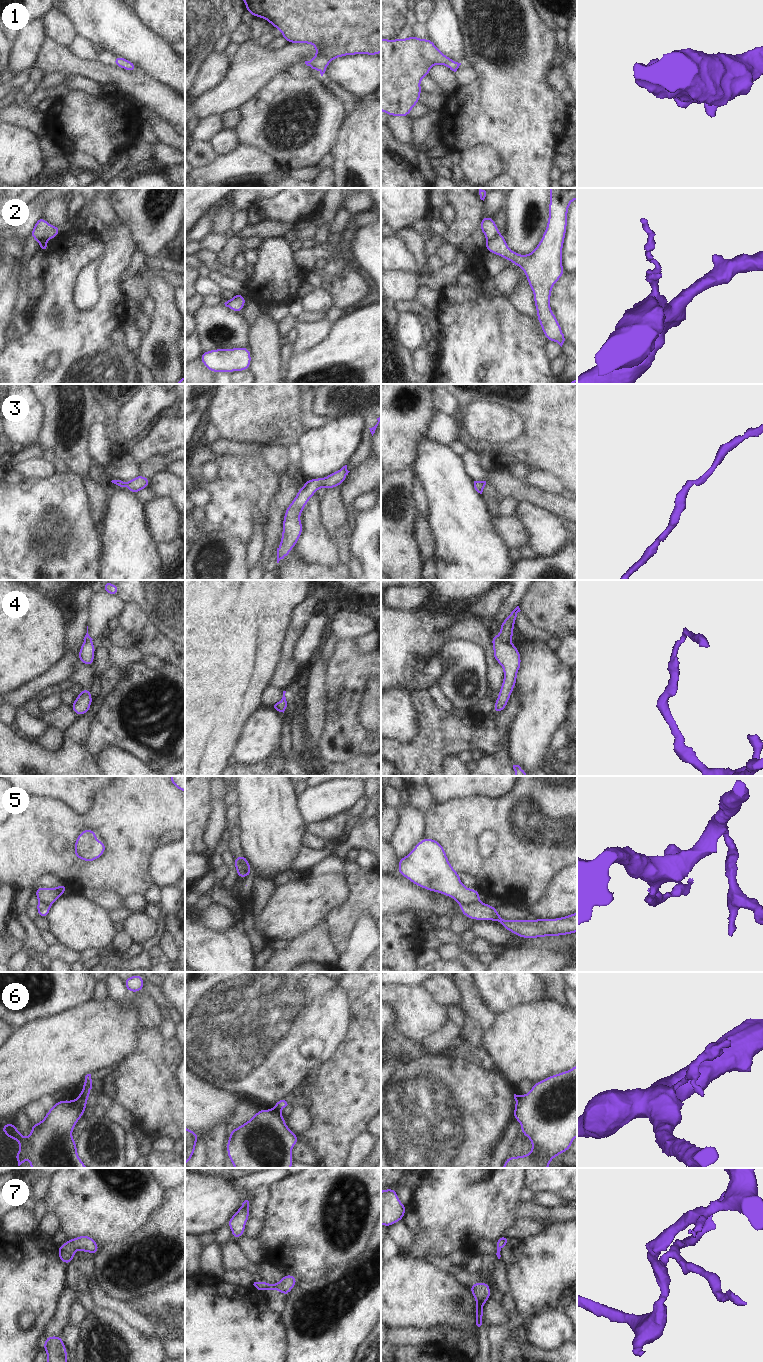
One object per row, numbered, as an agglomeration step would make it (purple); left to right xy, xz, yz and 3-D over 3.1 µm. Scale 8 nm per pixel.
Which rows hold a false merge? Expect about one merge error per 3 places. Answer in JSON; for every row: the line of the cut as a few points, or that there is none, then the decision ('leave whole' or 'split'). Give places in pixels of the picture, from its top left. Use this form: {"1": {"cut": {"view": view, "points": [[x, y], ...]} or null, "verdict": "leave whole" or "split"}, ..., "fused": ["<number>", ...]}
{"1": {"cut": null, "verdict": "leave whole"}, "2": {"cut": {"view": "yz", "points": [[499, 233], [487, 240]]}, "verdict": "split"}, "3": {"cut": null, "verdict": "leave whole"}, "4": {"cut": {"view": "yz", "points": [[499, 634], [508, 643]]}, "verdict": "split"}, "5": {"cut": {"view": "xz", "points": [[243, 856], [241, 867], [250, 872]]}, "verdict": "split"}, "6": {"cut": {"view": "xy", "points": [[77, 1096], [80, 1105], [84, 1109]]}, "verdict": "split"}, "7": {"cut": null, "verdict": "leave whole"}, "fused": ["2", "4", "5", "6"]}

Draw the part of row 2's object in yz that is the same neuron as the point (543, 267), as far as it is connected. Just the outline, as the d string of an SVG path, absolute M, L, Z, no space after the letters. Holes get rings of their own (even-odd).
M549 188L550 203L548 207L549 217L547 227L542 235L542 239L532 253L520 255L512 251L506 243L506 239L500 233L493 239L487 240L485 249L492 254L510 260L514 265L518 265L524 272L529 286L534 294L534 305L537 310L537 319L542 327L544 336L548 341L557 342L561 347L565 341L562 328L550 308L550 296L553 285L565 273L562 266L562 248L564 246L564 238L567 229L567 215L569 205L573 200L577 199L577 188Z

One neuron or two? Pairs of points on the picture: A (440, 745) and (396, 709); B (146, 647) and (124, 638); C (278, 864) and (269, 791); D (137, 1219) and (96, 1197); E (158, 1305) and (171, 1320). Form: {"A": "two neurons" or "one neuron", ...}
{"A": "two neurons", "B": "two neurons", "C": "one neuron", "D": "one neuron", "E": "two neurons"}

